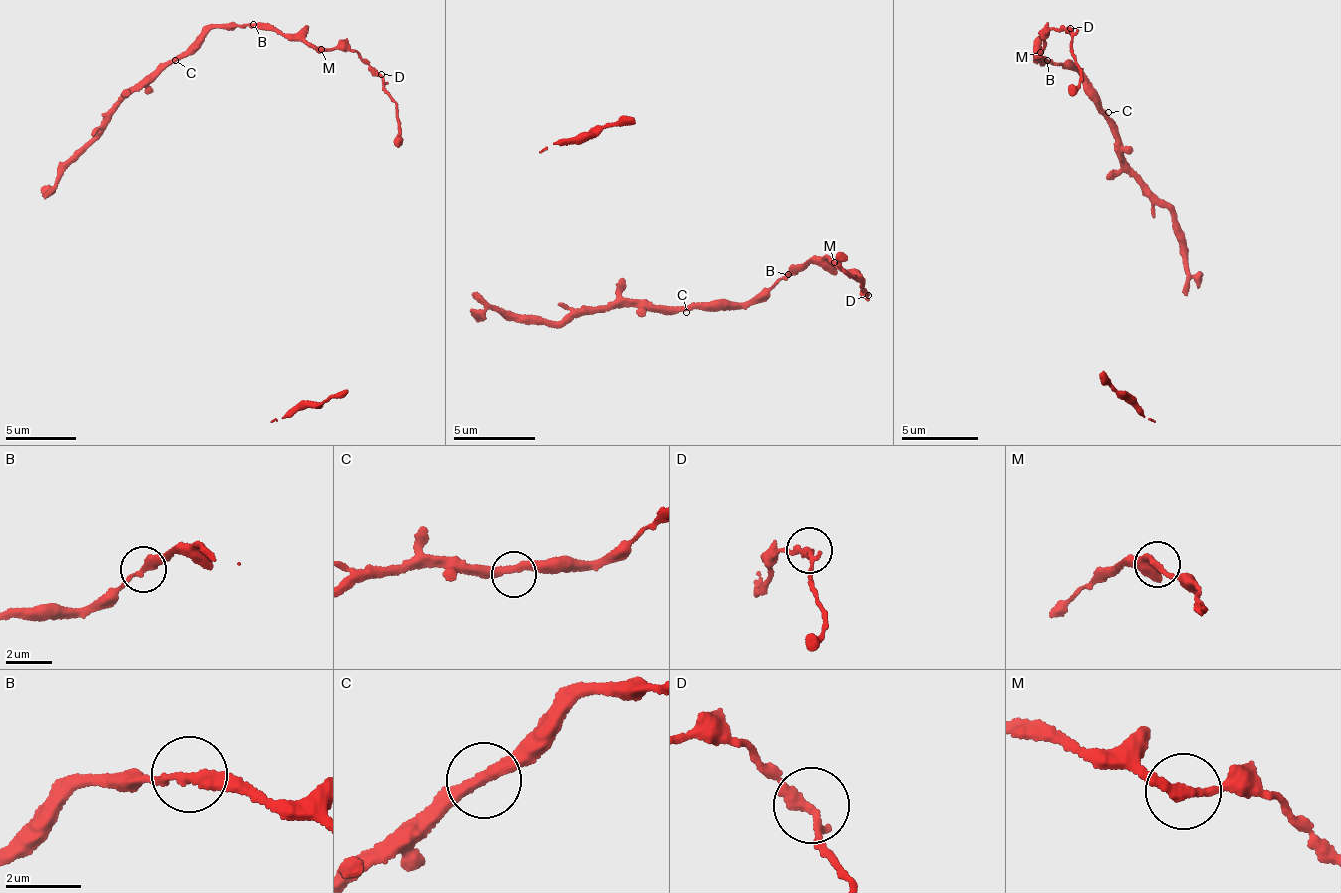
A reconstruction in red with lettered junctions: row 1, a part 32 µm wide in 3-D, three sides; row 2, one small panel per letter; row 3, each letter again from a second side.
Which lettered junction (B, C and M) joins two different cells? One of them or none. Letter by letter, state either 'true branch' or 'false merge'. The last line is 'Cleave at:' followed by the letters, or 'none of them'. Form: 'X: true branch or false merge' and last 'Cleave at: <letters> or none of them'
B: true branch
C: true branch
M: true branch
Cleave at: none of them

